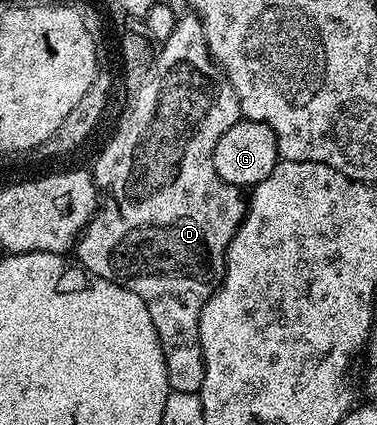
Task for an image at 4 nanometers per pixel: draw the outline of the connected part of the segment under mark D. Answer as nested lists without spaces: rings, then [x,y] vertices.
[[[179,16],[176,27],[172,27],[172,35],[168,35],[168,39],[161,42],[160,48],[157,50],[155,66],[152,69],[152,79],[149,80],[146,88],[142,89],[131,114],[123,114],[117,118],[119,119],[118,130],[114,129],[109,134],[108,140],[101,146],[98,153],[102,154],[95,159],[94,165],[92,164],[94,186],[98,188],[100,204],[98,210],[94,212],[94,218],[86,224],[82,236],[76,242],[76,254],[78,253],[76,261],[88,271],[92,271],[92,275],[100,275],[100,279],[108,279],[112,283],[132,291],[132,295],[140,295],[140,299],[144,299],[144,307],[148,307],[148,315],[152,315],[152,327],[156,327],[156,335],[162,344],[162,354],[171,390],[201,394],[204,383],[204,359],[200,347],[200,315],[204,311],[208,299],[218,291],[218,286],[223,284],[226,276],[226,252],[236,235],[236,231],[242,226],[248,201],[239,186],[230,185],[227,181],[222,181],[220,175],[216,175],[216,167],[214,166],[216,143],[220,143],[220,135],[224,135],[224,131],[228,131],[228,127],[232,127],[239,121],[240,110],[232,83],[226,78],[225,73],[212,63],[210,52],[206,50],[206,36],[201,20],[197,16],[189,16]]]

